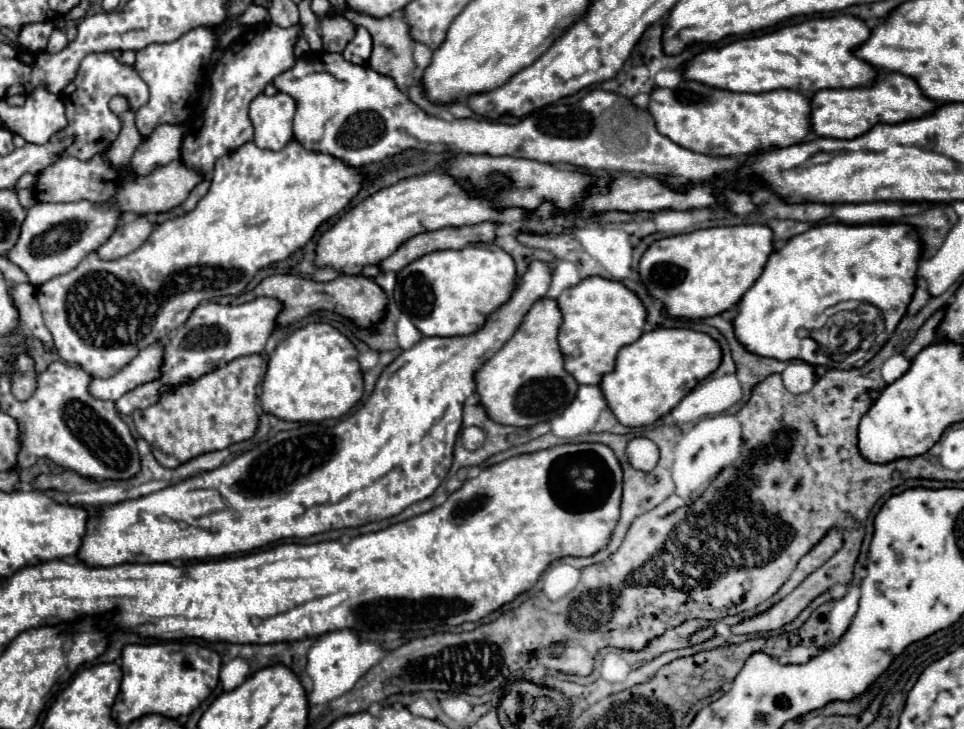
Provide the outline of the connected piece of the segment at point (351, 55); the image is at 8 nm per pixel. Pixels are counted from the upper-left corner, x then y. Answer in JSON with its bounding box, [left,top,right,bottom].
[342,26,372,64]

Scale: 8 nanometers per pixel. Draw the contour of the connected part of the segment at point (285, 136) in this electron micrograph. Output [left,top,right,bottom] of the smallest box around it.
[248,94,296,150]

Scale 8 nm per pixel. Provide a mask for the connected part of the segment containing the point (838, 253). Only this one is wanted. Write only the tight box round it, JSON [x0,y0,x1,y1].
[734,224,922,366]

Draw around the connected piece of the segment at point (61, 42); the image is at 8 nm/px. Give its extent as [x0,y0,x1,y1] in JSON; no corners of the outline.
[46,30,68,52]

